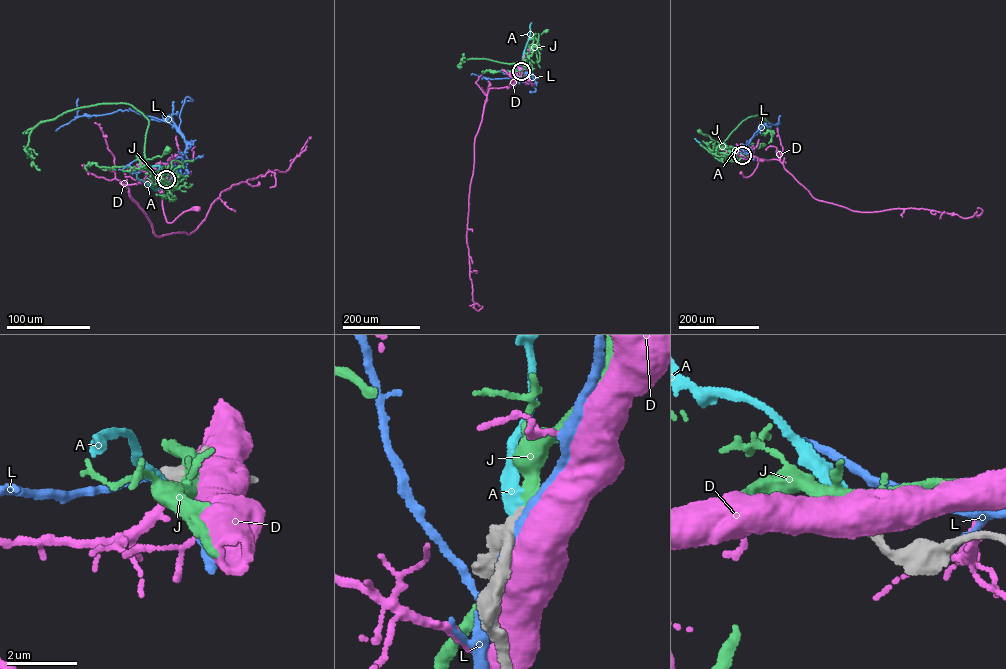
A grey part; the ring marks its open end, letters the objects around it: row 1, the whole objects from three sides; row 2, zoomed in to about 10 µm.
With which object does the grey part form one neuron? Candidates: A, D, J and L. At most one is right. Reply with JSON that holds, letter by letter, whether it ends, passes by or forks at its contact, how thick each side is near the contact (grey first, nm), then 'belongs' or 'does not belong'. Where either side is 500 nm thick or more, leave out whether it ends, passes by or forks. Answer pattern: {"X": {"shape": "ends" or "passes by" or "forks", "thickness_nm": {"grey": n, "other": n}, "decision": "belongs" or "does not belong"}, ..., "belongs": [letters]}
{"A": {"shape": "ends", "thickness_nm": {"grey": 360, "other": 400}, "decision": "belongs"}, "D": {"thickness_nm": {"grey": 400, "other": 750}, "decision": "does not belong"}, "J": {"shape": "passes by", "thickness_nm": {"grey": 360, "other": 320}, "decision": "does not belong"}, "L": {"shape": "passes by", "thickness_nm": {"grey": 440, "other": 200}, "decision": "does not belong"}, "belongs": ["A"]}

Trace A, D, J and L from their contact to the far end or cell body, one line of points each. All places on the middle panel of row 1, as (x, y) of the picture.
A: (521, 71), (531, 22)
D: (521, 72), (510, 86), (513, 79), (529, 80)
J: (521, 72), (527, 56), (526, 43), (532, 35), (546, 30)
L: (521, 72), (521, 77), (533, 77), (531, 81), (536, 91), (530, 92)

